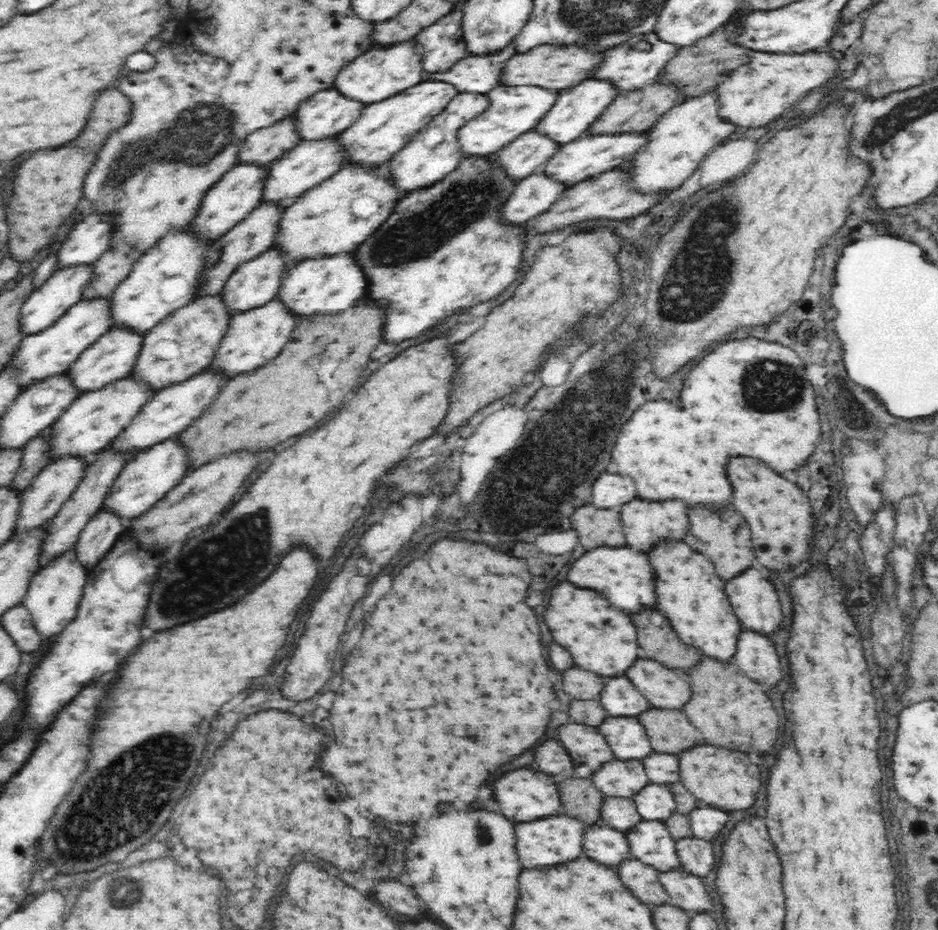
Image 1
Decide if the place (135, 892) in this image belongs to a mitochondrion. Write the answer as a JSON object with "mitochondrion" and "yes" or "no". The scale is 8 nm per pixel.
{"mitochondrion":"yes"}

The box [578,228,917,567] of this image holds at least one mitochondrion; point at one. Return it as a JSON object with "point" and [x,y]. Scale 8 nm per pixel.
{"point":[783,388]}

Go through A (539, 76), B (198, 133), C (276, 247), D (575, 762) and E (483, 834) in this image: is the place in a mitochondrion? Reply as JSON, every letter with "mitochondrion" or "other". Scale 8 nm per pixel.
{"A":"other","B":"mitochondrion","C":"other","D":"other","E":"mitochondrion"}

